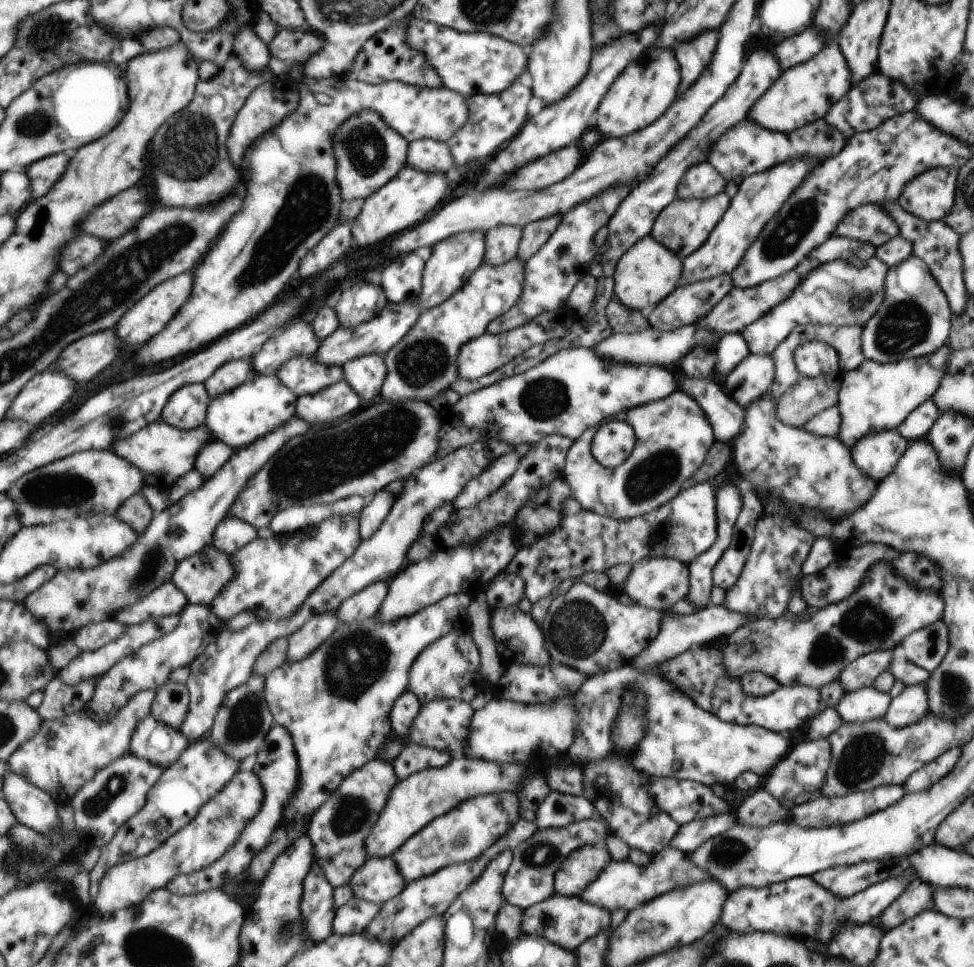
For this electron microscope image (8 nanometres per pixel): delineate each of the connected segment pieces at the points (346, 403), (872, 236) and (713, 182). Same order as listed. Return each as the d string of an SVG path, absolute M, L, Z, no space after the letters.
M343 379L317 395L302 396L298 400L298 417L311 426L330 426L341 422L357 408L357 395Z
M863 205L843 216L834 234L860 240L874 247L893 239L899 232L899 224L879 205Z
M703 161L687 170L676 188L677 199L706 199L723 193L724 178L707 162Z

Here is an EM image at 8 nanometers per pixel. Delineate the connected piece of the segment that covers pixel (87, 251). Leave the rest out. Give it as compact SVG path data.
M85 232L81 233L79 240L67 248L67 256L63 256L63 272L69 276L75 276L83 268L91 266L103 252L105 252L105 242L97 236L89 236Z

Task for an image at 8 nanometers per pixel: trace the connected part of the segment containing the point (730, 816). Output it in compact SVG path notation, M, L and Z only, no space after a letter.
M734 812L713 815L706 819L692 820L690 823L680 825L679 831L670 840L671 848L688 853L694 851L701 843L721 835L727 829L735 826Z

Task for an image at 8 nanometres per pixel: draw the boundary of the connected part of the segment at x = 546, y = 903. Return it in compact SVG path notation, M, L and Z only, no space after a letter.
M554 893L522 911L522 934L540 936L573 951L587 939L597 936L599 931L611 929L612 920L613 913L606 908L583 901L579 897L564 897Z

